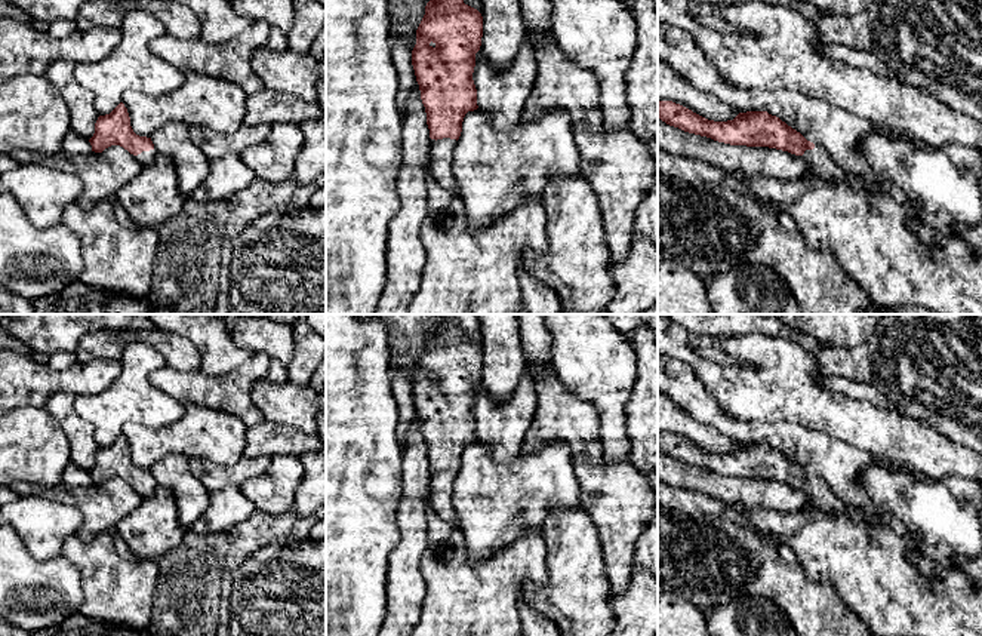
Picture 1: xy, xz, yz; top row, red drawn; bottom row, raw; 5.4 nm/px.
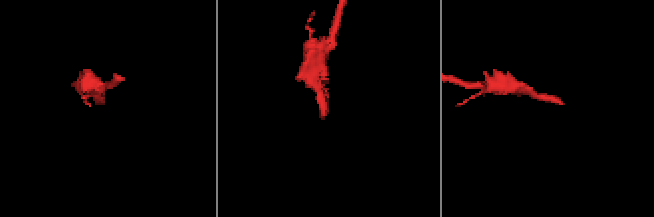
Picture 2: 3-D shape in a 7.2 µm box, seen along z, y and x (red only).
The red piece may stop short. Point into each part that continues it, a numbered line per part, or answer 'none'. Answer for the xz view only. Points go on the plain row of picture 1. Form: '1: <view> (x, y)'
1: xz (442, 482)

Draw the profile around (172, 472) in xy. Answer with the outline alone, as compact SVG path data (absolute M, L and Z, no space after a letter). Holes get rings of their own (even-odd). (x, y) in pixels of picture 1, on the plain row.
M169 455L154 463L151 473L158 486L172 491L179 523L191 529L194 522L207 510L210 491L191 473L190 460Z

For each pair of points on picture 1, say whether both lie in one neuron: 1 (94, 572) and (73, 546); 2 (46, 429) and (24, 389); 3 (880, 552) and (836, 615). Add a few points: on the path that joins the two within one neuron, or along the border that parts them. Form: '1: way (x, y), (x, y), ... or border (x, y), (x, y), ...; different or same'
1: way (94, 567), (79, 552); same
2: border (43, 406), (18, 406), (15, 409); different
3: border (818, 580), (827, 580), (864, 620); different

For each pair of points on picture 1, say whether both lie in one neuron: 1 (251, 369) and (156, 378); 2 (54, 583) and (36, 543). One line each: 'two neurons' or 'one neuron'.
1: one neuron
2: two neurons

